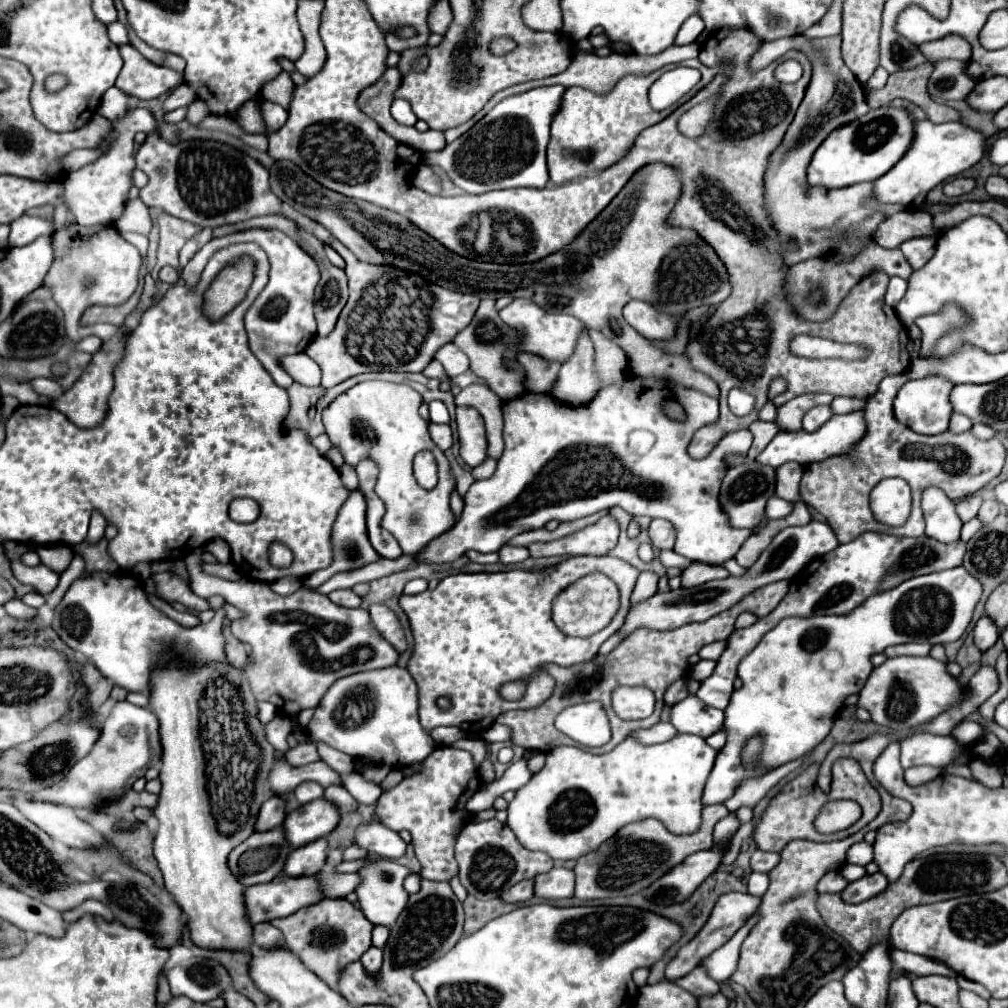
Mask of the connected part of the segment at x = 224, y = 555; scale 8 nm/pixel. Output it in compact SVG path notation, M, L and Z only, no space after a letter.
M214 538L209 541L206 546L204 546L204 550L211 552L219 562L231 561L231 550L229 550L229 545L220 538Z

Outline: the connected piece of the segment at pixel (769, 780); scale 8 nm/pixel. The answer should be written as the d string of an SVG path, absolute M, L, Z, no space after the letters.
M807 756L797 758L797 760L793 760L793 762L787 762L787 764L779 766L779 768L775 768L775 770L767 772L765 776L743 780L743 782L735 788L733 796L725 800L725 806L727 806L731 812L735 812L735 810L741 808L741 806L755 806L783 776L787 776L789 772L793 772L795 768L799 768L799 766L805 762L805 758L807 758Z

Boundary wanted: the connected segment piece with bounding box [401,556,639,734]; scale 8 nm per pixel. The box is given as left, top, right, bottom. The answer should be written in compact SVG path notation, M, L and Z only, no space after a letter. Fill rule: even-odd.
M575 556L541 572L453 574L443 578L435 590L401 596L401 608L415 636L409 674L419 686L421 726L427 732L435 726L457 726L467 734L481 734L503 712L539 706L539 702L551 696L555 686L555 680L545 672L545 664L571 666L591 660L599 652L599 646L623 626L637 578L639 570L619 558ZM591 572L601 572L617 584L621 608L613 624L601 632L589 638L573 638L563 634L551 620L551 602L565 586L575 584ZM515 680L525 682L525 694L521 700L511 702L499 694L499 688ZM439 696L449 698L449 710L437 708L435 700Z

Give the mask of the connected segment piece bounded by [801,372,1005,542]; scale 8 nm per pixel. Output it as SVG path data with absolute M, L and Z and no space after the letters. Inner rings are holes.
M907 372L891 374L881 380L875 396L869 398L865 407L867 436L851 456L829 458L805 466L801 480L803 502L827 518L827 524L835 530L839 542L851 542L863 532L921 536L919 496L927 486L941 488L953 502L957 502L987 486L1005 464L1005 446L997 438L977 440L971 432L953 434L949 430L937 436L921 436L899 424L893 416L893 400L899 392L899 386L903 386L907 380ZM889 476L907 480L913 490L911 518L901 528L889 528L875 522L869 508L869 492Z

